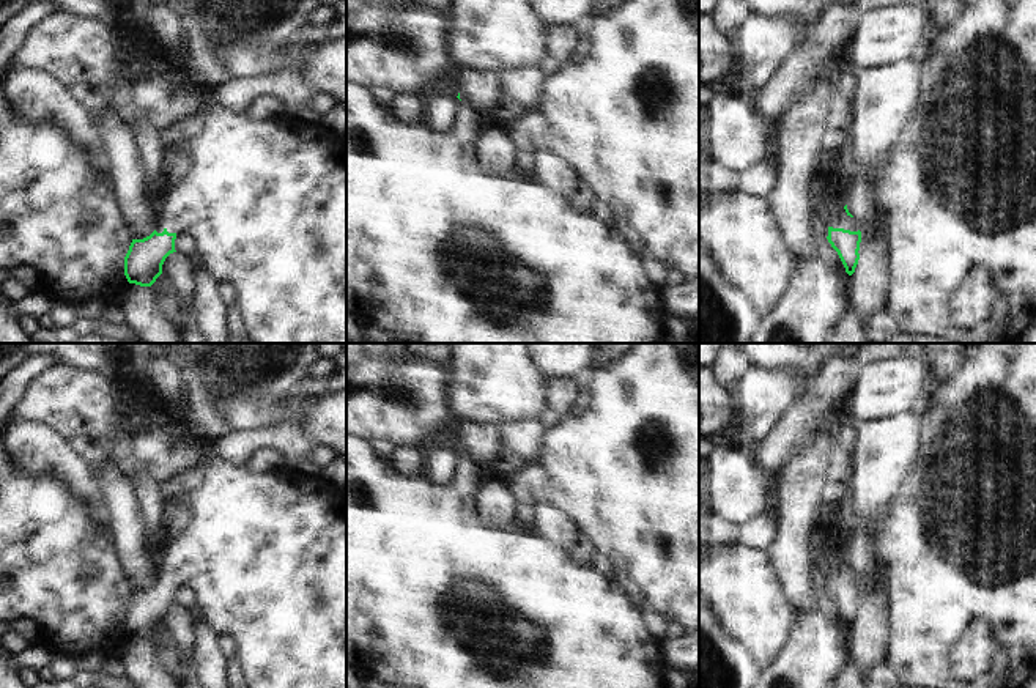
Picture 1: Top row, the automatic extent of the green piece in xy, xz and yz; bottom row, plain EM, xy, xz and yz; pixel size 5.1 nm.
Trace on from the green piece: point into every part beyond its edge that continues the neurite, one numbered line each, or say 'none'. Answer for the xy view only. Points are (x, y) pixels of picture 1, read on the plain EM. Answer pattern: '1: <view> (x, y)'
1: xy (265, 554)

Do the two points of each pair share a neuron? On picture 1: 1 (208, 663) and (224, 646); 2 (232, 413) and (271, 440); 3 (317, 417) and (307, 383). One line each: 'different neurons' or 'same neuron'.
1: different neurons
2: different neurons
3: different neurons

